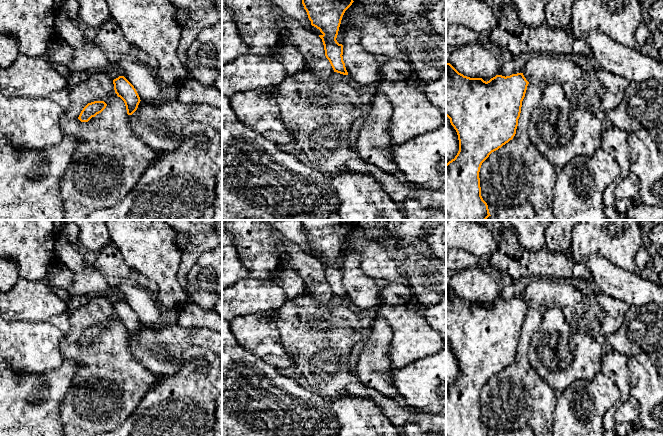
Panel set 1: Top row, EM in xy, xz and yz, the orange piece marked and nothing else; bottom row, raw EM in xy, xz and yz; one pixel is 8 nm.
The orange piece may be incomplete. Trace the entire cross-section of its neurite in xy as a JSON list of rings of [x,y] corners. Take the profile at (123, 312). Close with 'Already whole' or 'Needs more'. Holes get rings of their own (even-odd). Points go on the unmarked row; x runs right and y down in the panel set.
[[[124,300],[114,303],[113,308],[115,317],[125,327],[127,338],[132,339],[141,325],[136,313]]]. Already whole

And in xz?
[[[301,220],[311,249],[322,257],[325,280],[334,296],[348,299],[343,285],[343,269],[336,264],[342,241],[354,226],[351,220]]]. Already whole

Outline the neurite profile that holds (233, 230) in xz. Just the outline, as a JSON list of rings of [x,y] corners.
[[[224,220],[224,227],[235,238],[237,253],[240,260],[250,270],[250,276],[260,279],[271,279],[275,270],[284,260],[283,246],[280,243],[280,233],[268,220]]]

